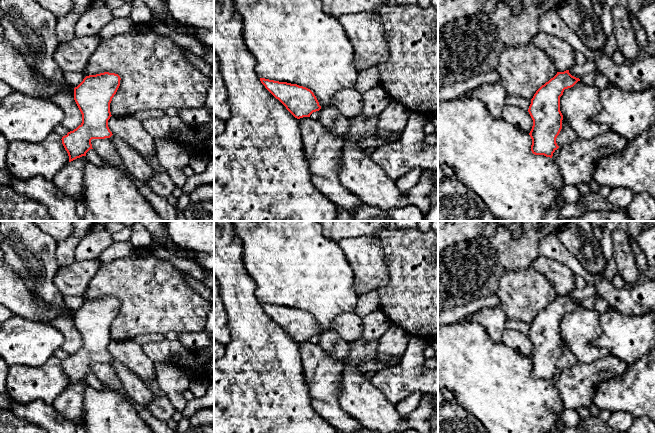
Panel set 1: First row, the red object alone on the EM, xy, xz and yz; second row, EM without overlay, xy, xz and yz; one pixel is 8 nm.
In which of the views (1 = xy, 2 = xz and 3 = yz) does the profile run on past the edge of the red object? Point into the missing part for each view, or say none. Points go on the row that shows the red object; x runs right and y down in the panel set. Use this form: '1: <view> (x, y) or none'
1: none
2: none
3: none

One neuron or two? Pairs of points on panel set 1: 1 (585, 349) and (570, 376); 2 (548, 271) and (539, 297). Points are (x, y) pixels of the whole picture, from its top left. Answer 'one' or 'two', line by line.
1: two
2: two

